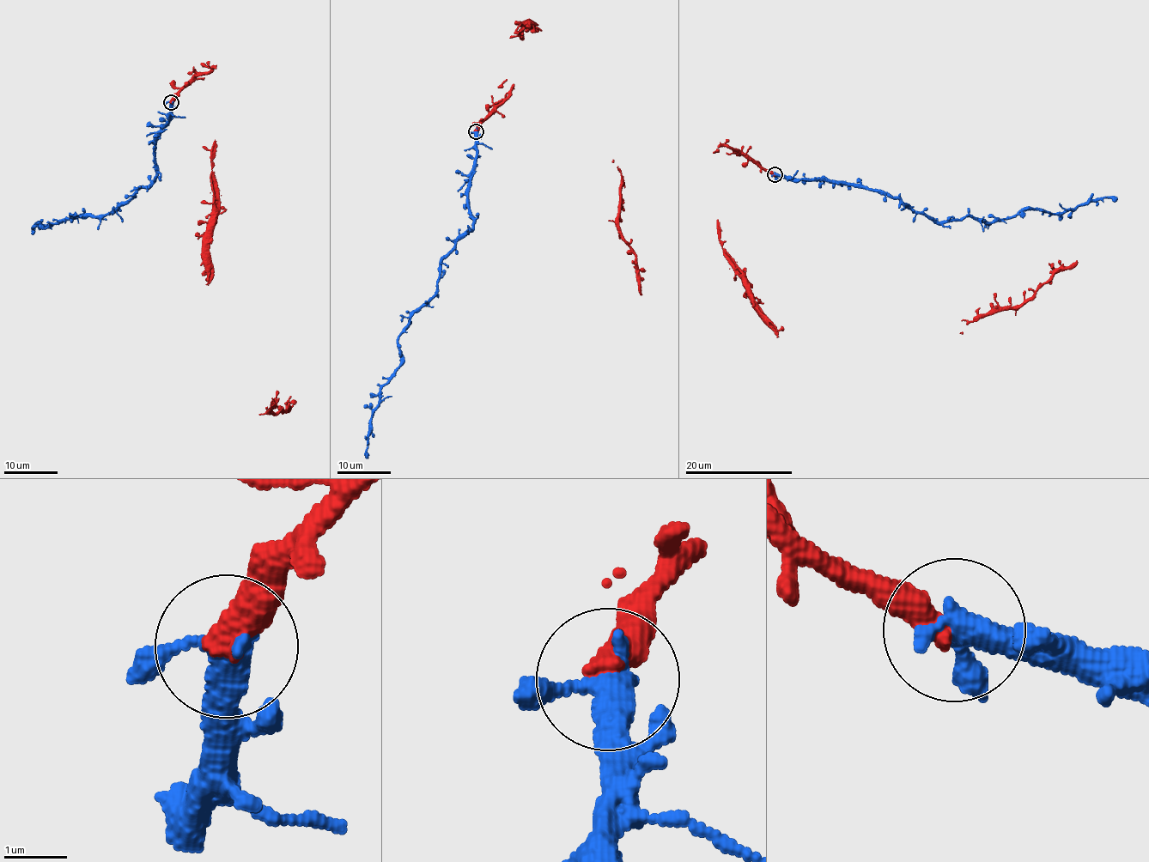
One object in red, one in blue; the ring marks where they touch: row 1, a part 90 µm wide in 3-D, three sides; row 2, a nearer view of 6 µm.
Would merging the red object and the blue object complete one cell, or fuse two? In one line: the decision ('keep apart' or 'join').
join

